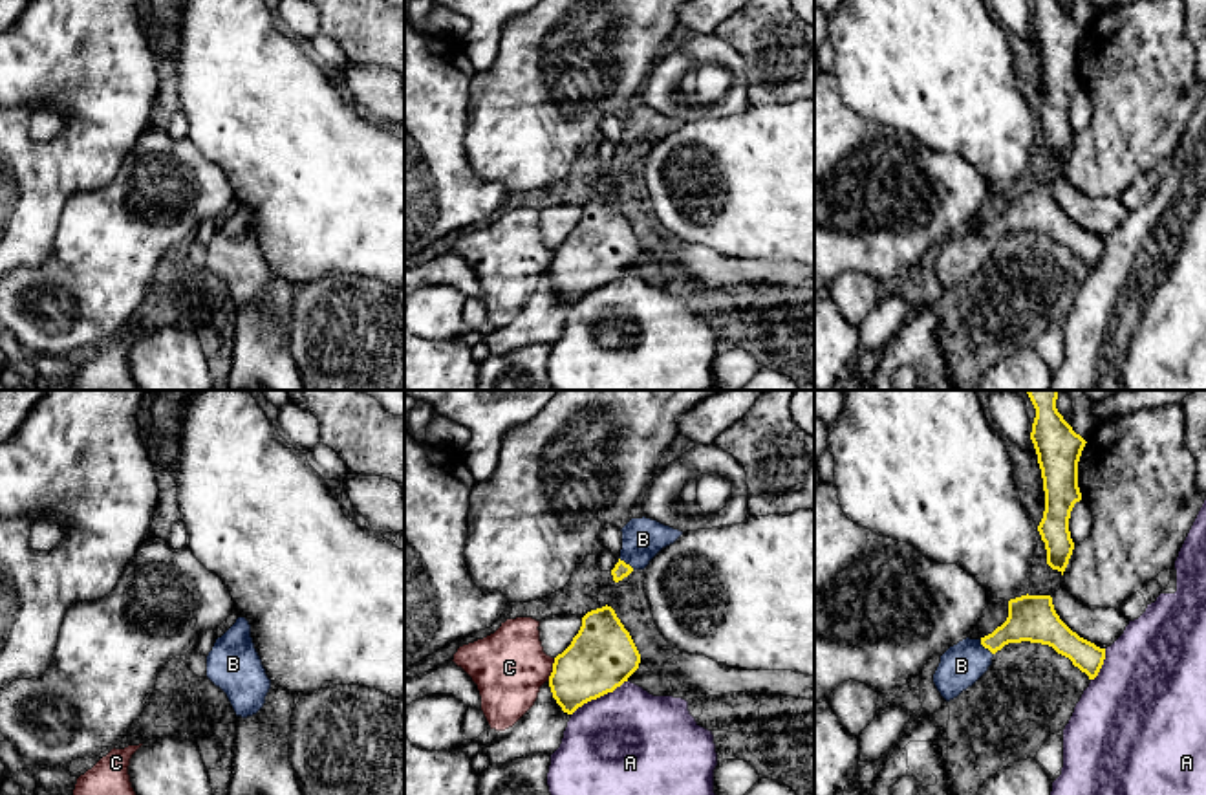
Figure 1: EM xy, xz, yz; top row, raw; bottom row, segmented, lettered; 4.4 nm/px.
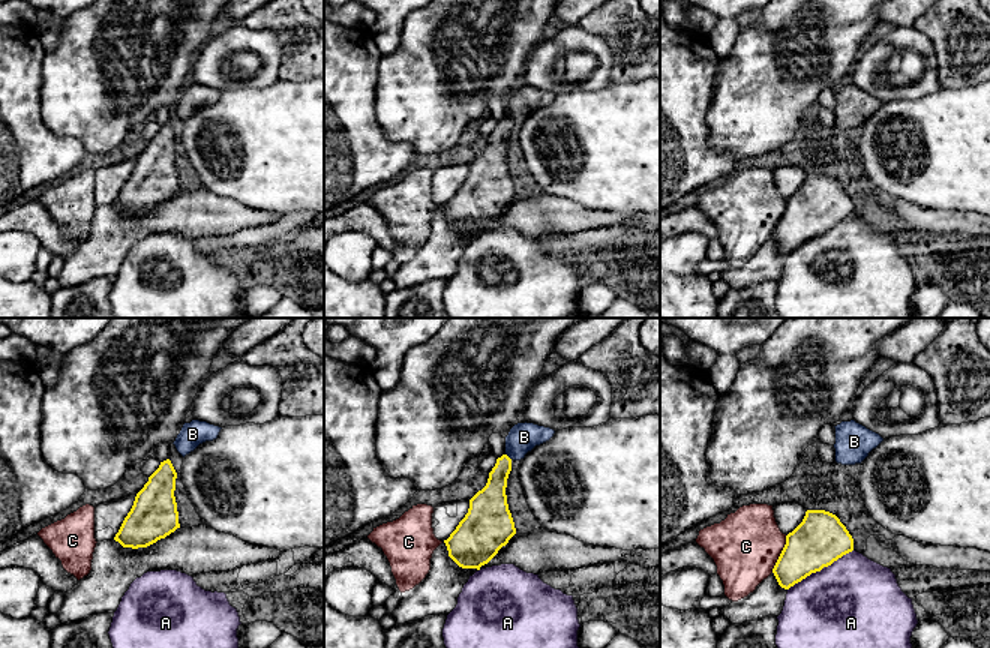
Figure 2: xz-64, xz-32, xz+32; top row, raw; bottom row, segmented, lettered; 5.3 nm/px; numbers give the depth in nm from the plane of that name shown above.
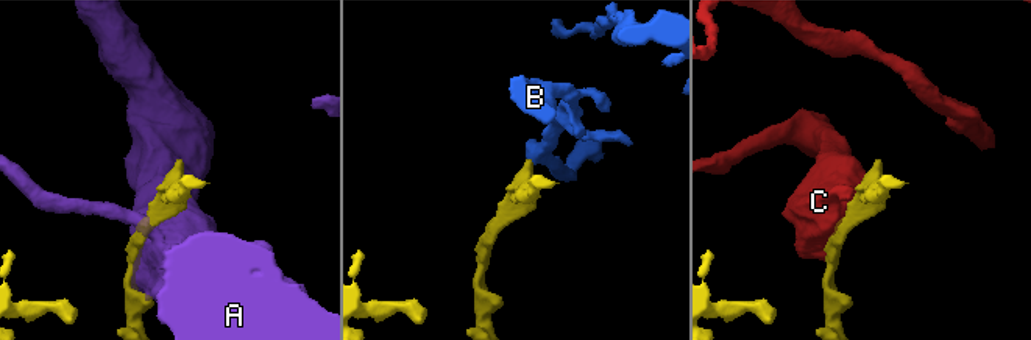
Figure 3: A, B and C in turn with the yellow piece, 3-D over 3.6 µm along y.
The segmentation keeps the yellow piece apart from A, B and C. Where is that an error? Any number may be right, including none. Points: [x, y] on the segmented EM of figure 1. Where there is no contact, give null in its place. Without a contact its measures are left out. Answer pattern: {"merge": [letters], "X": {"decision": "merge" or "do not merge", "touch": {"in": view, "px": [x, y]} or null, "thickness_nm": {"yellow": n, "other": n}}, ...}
{"merge": ["B"], "A": {"decision": "do not merge", "touch": {"in": "xz", "px": [599, 696]}, "thickness_nm": {"yellow": 300, "other": 460}}, "B": {"decision": "merge", "touch": {"in": "yz", "px": [985, 647]}, "thickness_nm": {"yellow": 200, "other": 190}}, "C": {"decision": "do not merge", "touch": {"in": "xz", "px": [553, 669]}, "thickness_nm": {"yellow": 300, "other": 320}}}

